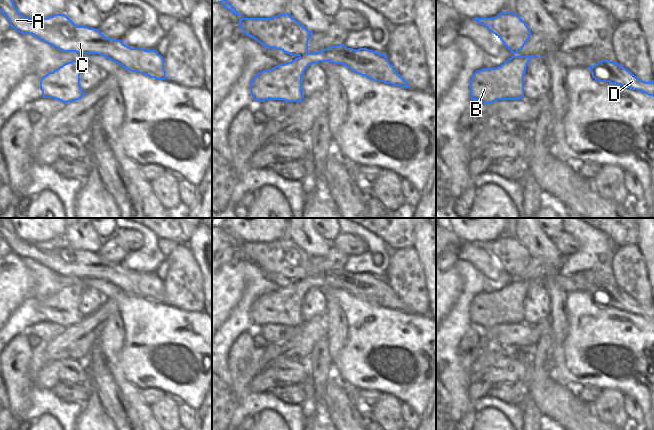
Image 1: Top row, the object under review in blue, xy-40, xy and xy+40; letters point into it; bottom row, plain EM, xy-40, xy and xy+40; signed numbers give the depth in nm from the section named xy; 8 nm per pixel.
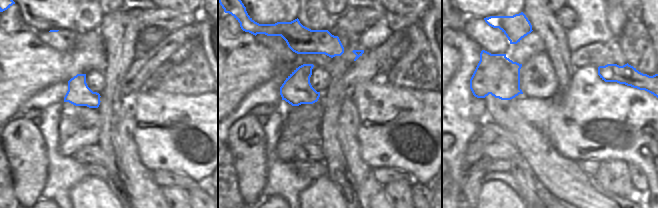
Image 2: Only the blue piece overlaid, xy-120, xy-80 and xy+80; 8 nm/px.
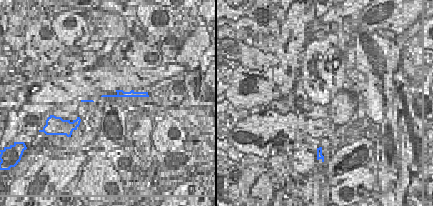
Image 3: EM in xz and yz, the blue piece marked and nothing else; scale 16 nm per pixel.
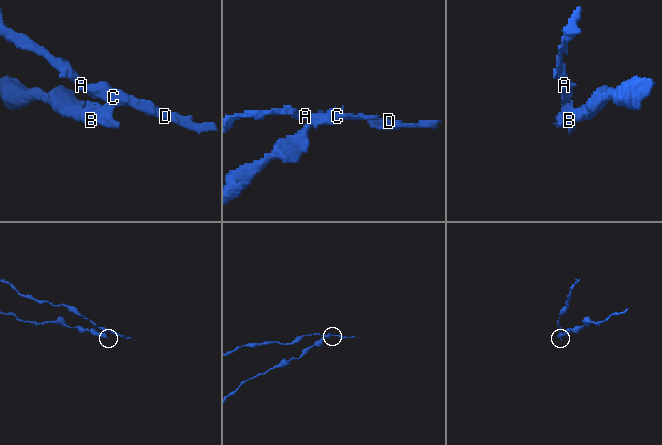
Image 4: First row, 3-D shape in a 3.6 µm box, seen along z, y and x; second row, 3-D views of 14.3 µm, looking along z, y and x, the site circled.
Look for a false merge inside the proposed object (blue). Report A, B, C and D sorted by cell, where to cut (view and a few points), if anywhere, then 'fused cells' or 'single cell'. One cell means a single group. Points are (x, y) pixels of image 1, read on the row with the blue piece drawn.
A C D / B; cut in xy along (320, 51), (327, 60); fused cells

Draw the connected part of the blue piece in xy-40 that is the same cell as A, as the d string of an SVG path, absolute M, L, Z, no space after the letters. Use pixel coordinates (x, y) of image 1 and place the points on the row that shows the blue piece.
M0 0L0 12L17 32L31 34L61 52L98 54L131 72L166 80L164 59L156 50L131 48L122 40L107 38L98 29L77 26L65 14L27 18L16 9L12 0Z

